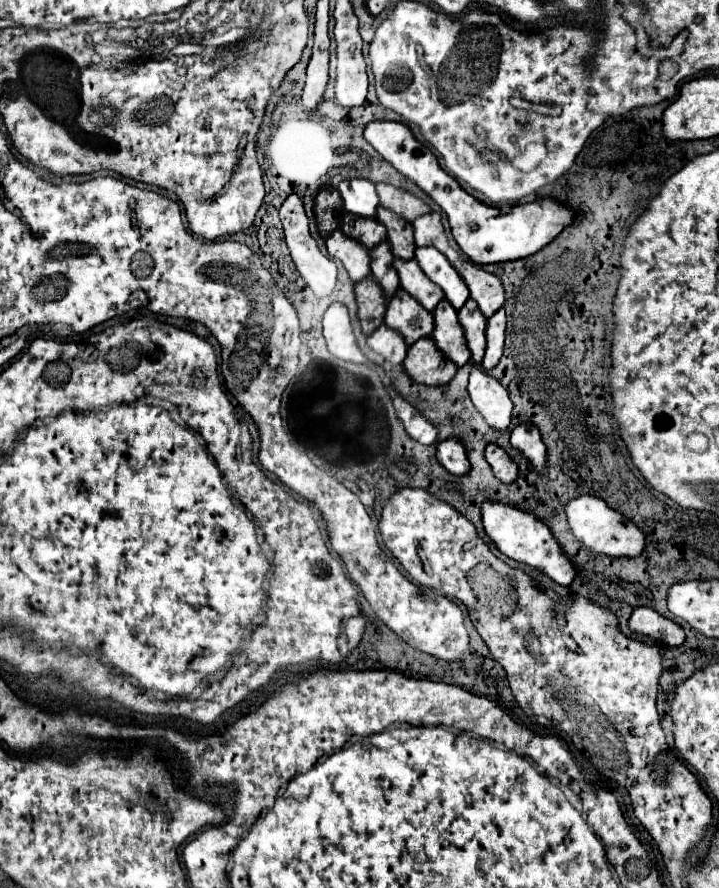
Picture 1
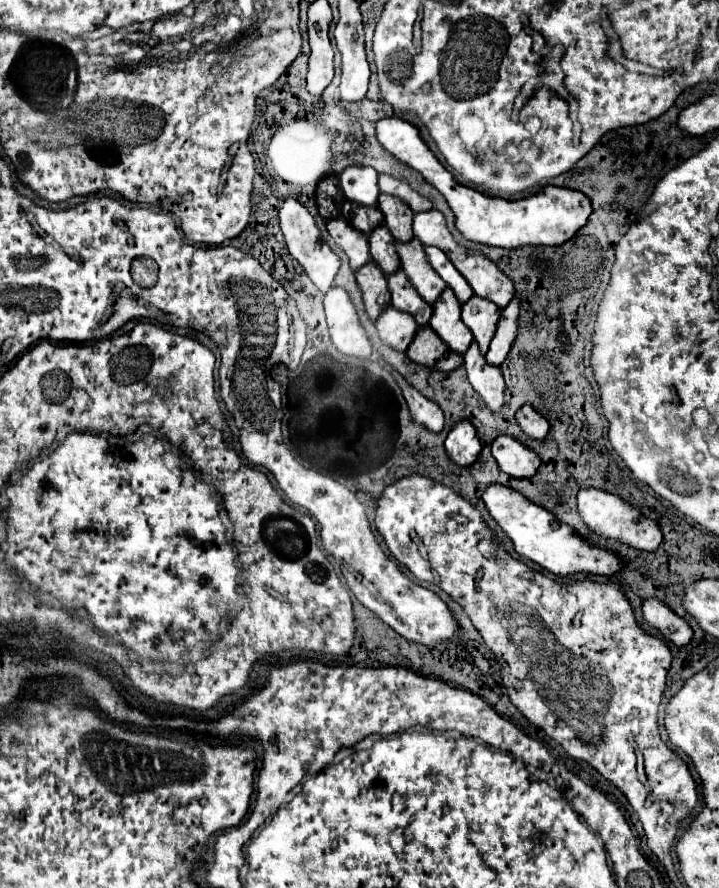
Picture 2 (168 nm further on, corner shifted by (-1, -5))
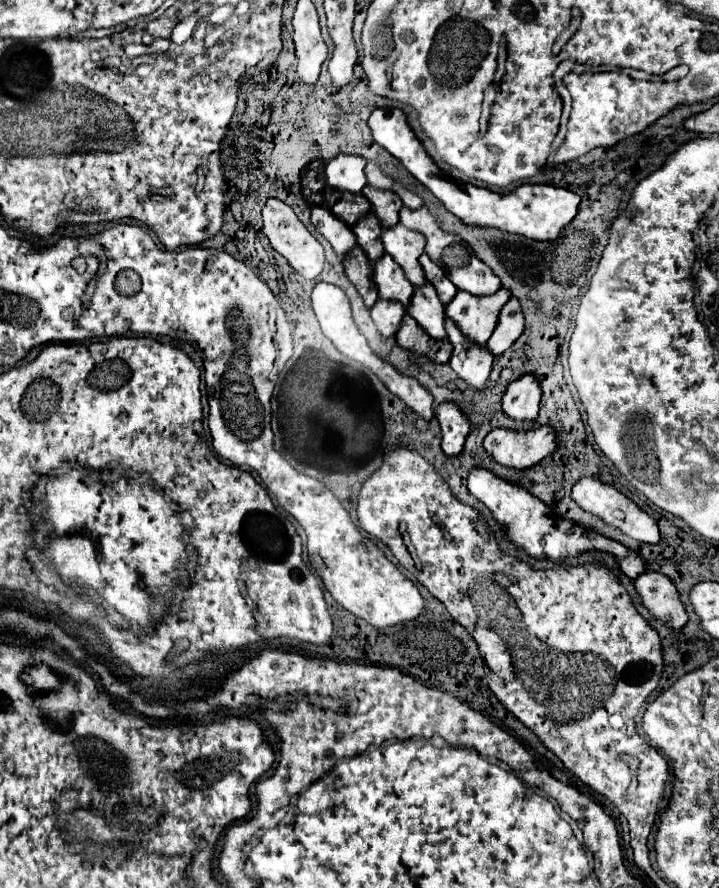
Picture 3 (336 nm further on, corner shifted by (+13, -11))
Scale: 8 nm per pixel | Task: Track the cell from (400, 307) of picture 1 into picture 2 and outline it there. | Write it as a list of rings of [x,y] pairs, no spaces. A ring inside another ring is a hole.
[[[399,268],[395,274],[389,274],[387,280],[389,280],[391,304],[397,310],[405,310],[405,312],[413,314],[413,318],[419,326],[429,324],[433,308],[419,296],[415,286],[407,280],[407,274],[403,272],[403,268]]]

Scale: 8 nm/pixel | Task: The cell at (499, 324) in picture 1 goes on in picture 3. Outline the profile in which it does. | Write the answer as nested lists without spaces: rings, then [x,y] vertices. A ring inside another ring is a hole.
[[[511,296],[509,302],[503,306],[503,310],[501,310],[501,314],[499,314],[499,322],[497,322],[497,328],[493,330],[493,336],[491,336],[491,338],[487,340],[487,344],[485,344],[487,350],[489,350],[493,356],[503,354],[503,352],[509,350],[511,344],[521,336],[523,326],[525,326],[525,318],[523,318],[519,300]]]

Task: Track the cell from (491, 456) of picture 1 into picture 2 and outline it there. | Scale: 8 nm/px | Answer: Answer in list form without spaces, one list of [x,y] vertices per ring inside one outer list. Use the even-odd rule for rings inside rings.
[[[507,434],[495,438],[495,442],[491,444],[491,452],[499,468],[511,478],[531,478],[541,466],[541,458],[537,452]]]

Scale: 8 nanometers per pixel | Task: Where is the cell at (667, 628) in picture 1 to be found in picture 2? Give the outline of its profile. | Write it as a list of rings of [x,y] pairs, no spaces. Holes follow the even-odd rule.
[[[657,596],[647,598],[643,602],[643,616],[645,620],[655,626],[657,630],[661,630],[661,634],[671,640],[677,646],[685,646],[691,642],[693,638],[693,630],[689,626],[689,622],[685,618],[681,618],[679,614],[675,614],[663,600],[659,600]]]

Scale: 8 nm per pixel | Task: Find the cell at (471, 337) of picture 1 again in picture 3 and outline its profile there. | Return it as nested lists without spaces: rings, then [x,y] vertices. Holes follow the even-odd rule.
[[[505,288],[491,296],[473,296],[469,292],[457,292],[457,296],[447,306],[447,316],[457,324],[457,328],[467,340],[483,346],[495,330],[497,316],[509,296],[511,294]]]

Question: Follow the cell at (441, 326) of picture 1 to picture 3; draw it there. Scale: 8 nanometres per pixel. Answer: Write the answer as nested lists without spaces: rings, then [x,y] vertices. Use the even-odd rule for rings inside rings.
[[[425,282],[423,288],[417,288],[413,292],[407,314],[413,316],[421,324],[421,328],[425,328],[425,332],[429,332],[429,336],[433,336],[435,340],[447,338],[445,306],[441,304],[435,288],[429,282]]]

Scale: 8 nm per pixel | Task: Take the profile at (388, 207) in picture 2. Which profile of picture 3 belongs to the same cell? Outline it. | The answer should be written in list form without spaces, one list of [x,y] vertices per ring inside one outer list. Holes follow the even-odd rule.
[[[365,186],[361,194],[373,204],[373,210],[375,210],[377,218],[381,220],[383,228],[391,228],[391,226],[399,224],[399,210],[401,210],[403,204],[401,204],[397,194],[377,190],[377,188],[371,188],[371,186]]]

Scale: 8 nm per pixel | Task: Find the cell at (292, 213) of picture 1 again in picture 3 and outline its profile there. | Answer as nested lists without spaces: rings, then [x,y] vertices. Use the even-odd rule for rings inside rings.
[[[269,198],[265,208],[263,208],[263,232],[269,238],[271,246],[291,264],[291,268],[305,280],[313,282],[319,278],[323,264],[325,264],[325,254],[323,254],[323,246],[311,236],[311,232],[303,226],[303,222],[295,216],[295,212],[283,204],[281,200]]]

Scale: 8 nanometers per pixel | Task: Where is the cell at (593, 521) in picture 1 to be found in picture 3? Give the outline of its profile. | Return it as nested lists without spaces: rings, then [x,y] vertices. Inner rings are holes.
[[[581,478],[579,482],[575,482],[573,490],[571,490],[571,498],[589,514],[595,514],[597,518],[601,518],[605,524],[621,530],[623,534],[631,536],[637,542],[643,544],[657,544],[659,542],[659,528],[655,524],[655,520],[645,514],[637,504],[633,504],[629,498],[625,498],[621,492],[617,492],[611,484],[605,484],[597,478]]]

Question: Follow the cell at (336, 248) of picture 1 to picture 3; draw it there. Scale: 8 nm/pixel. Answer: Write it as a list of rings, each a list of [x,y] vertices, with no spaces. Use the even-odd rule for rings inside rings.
[[[313,208],[311,210],[311,222],[315,226],[315,230],[319,234],[323,234],[323,238],[333,246],[333,250],[339,256],[347,256],[349,250],[353,250],[355,246],[355,236],[353,230],[337,220],[337,216],[331,216],[331,212],[327,208]]]

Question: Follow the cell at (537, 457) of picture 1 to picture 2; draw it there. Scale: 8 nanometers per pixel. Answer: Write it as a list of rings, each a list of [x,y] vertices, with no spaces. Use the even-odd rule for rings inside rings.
[[[525,404],[517,410],[517,422],[519,422],[521,430],[535,440],[543,440],[551,428],[549,420],[545,416],[541,416],[531,404]]]

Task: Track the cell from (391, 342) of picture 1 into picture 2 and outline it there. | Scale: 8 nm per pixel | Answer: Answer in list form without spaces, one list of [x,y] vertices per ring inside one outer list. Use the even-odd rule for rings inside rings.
[[[393,306],[385,308],[379,314],[379,318],[375,320],[375,326],[383,342],[389,342],[391,348],[395,348],[397,352],[405,352],[417,332],[415,318],[409,312],[401,312]]]

